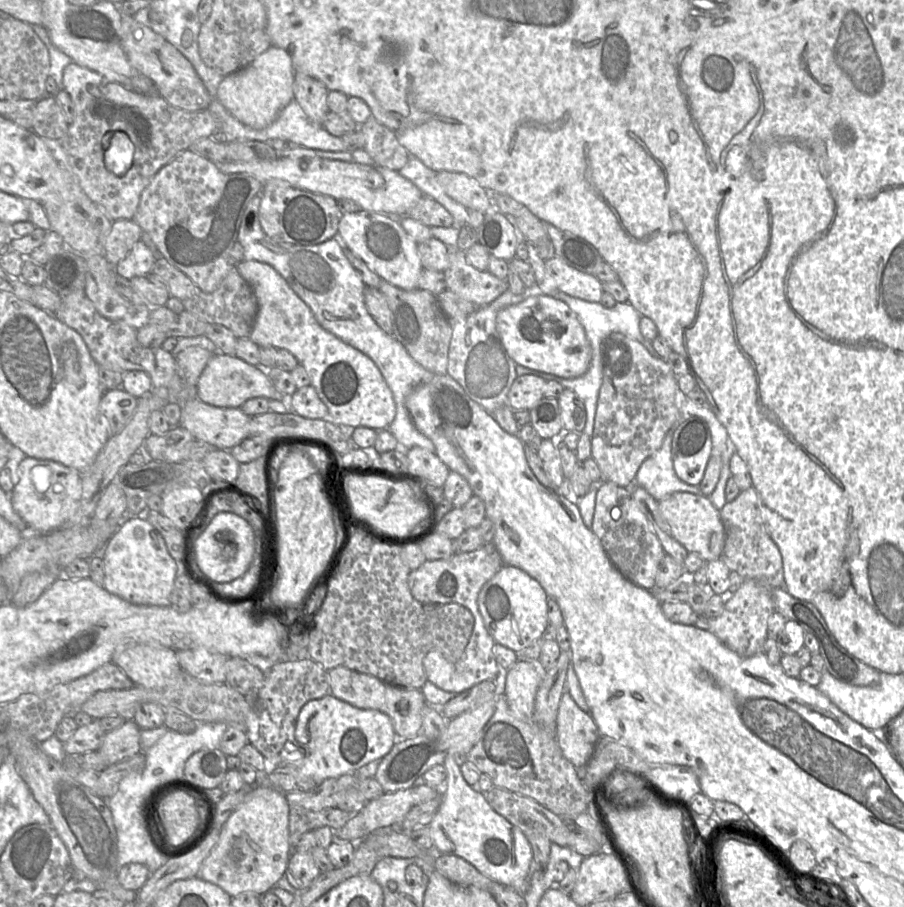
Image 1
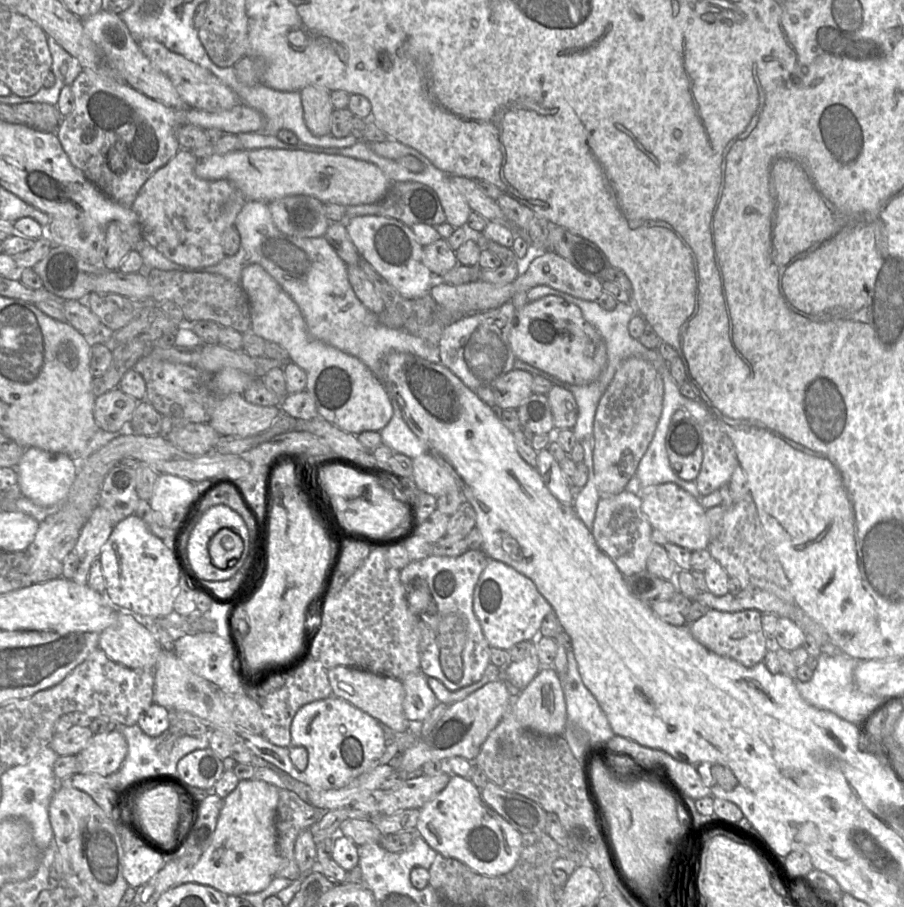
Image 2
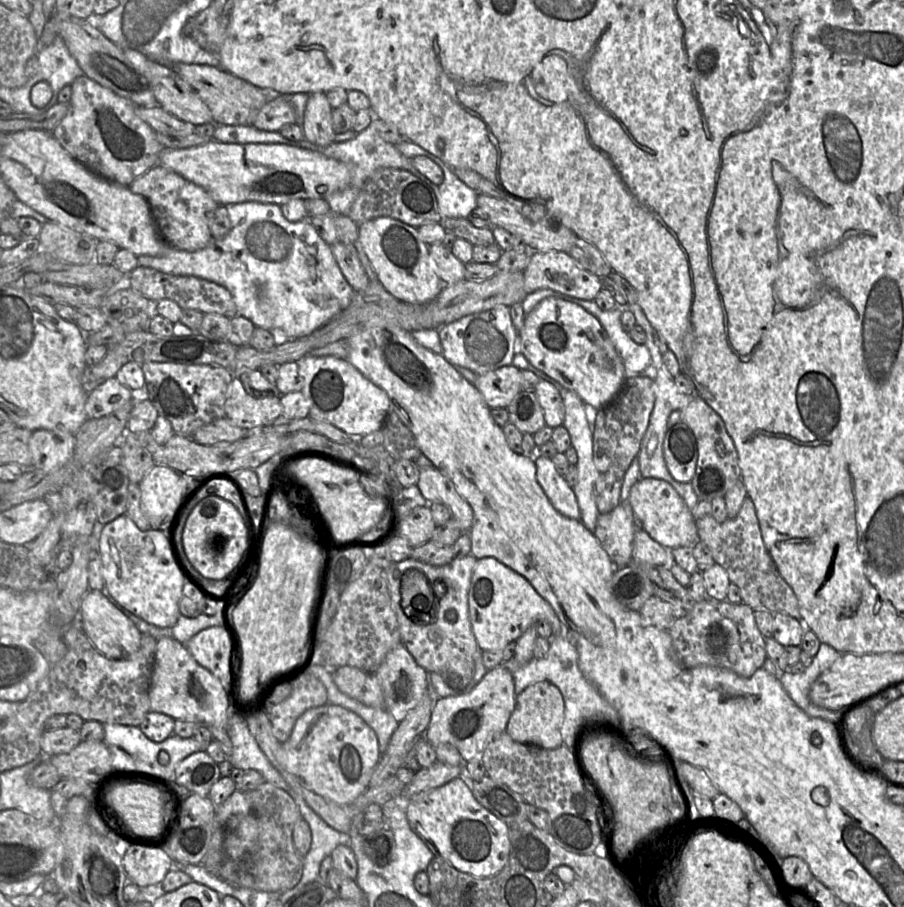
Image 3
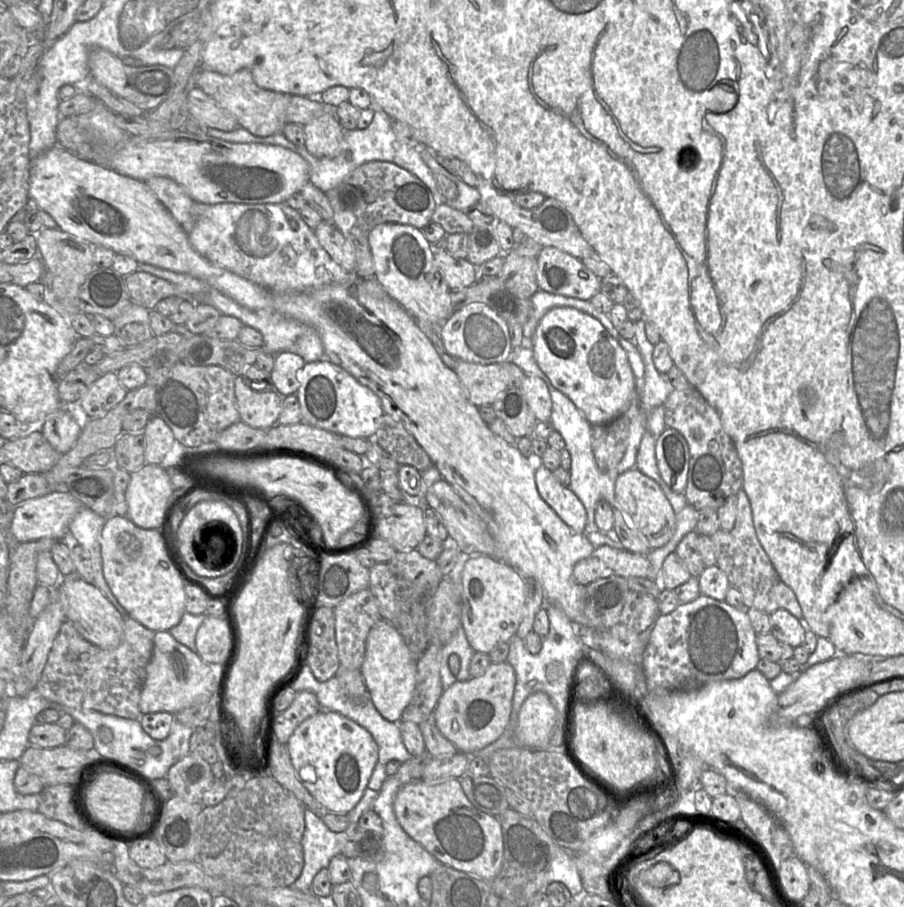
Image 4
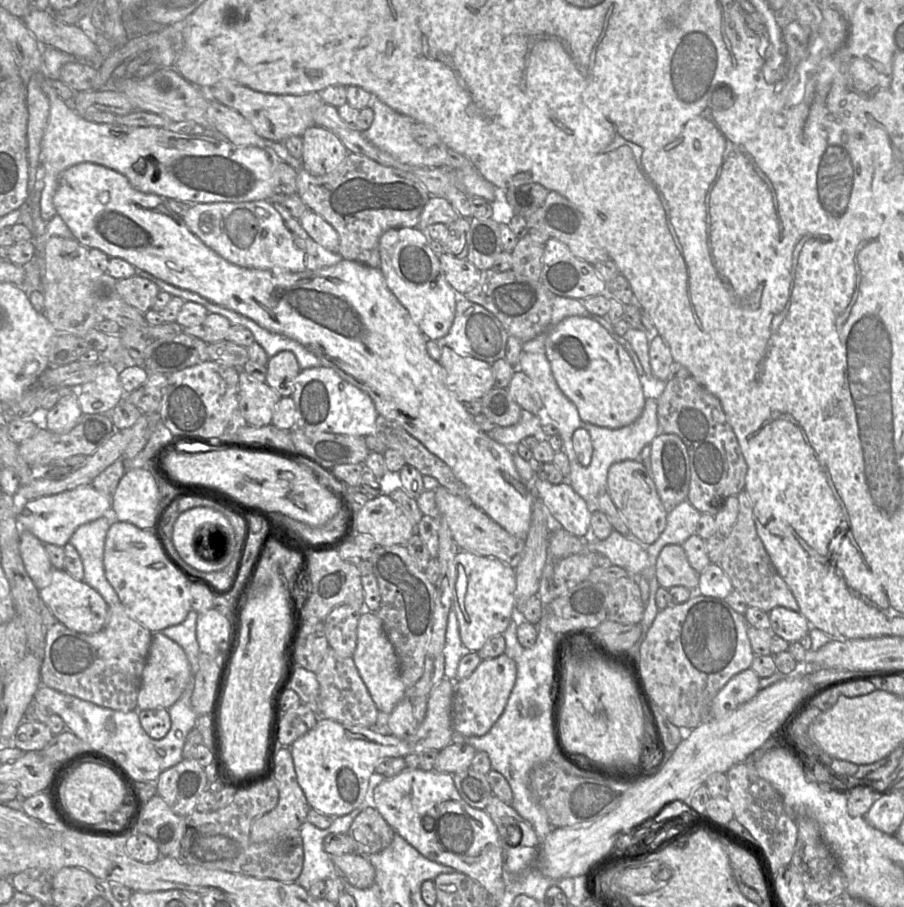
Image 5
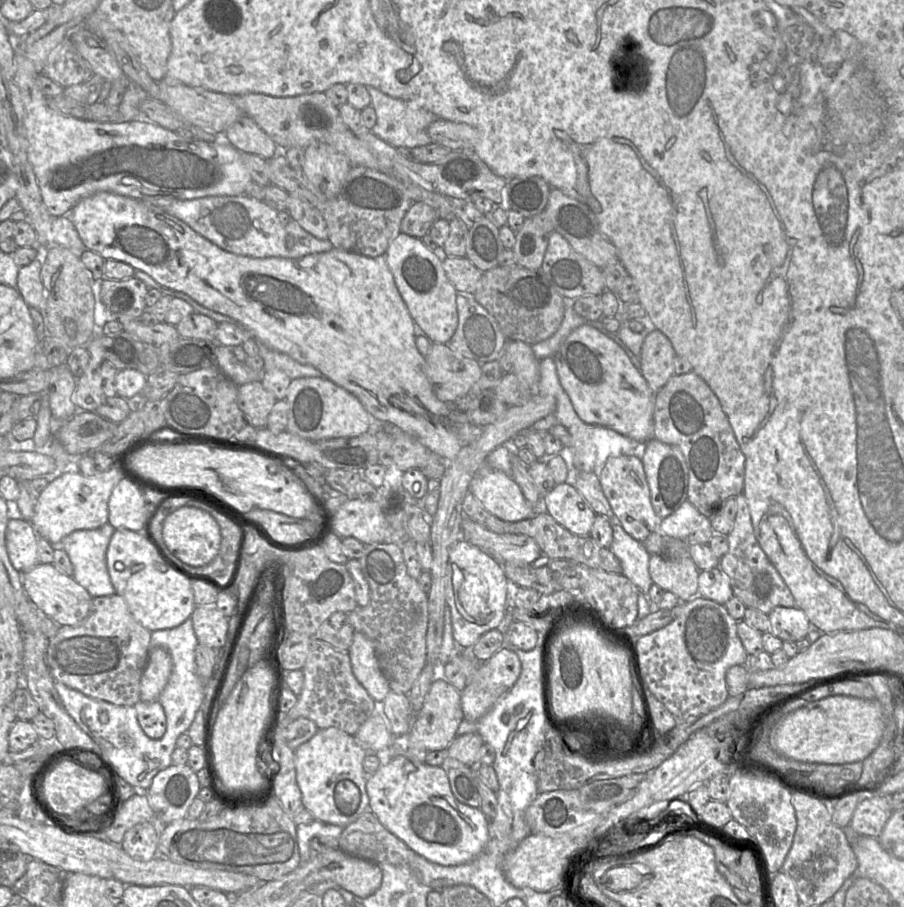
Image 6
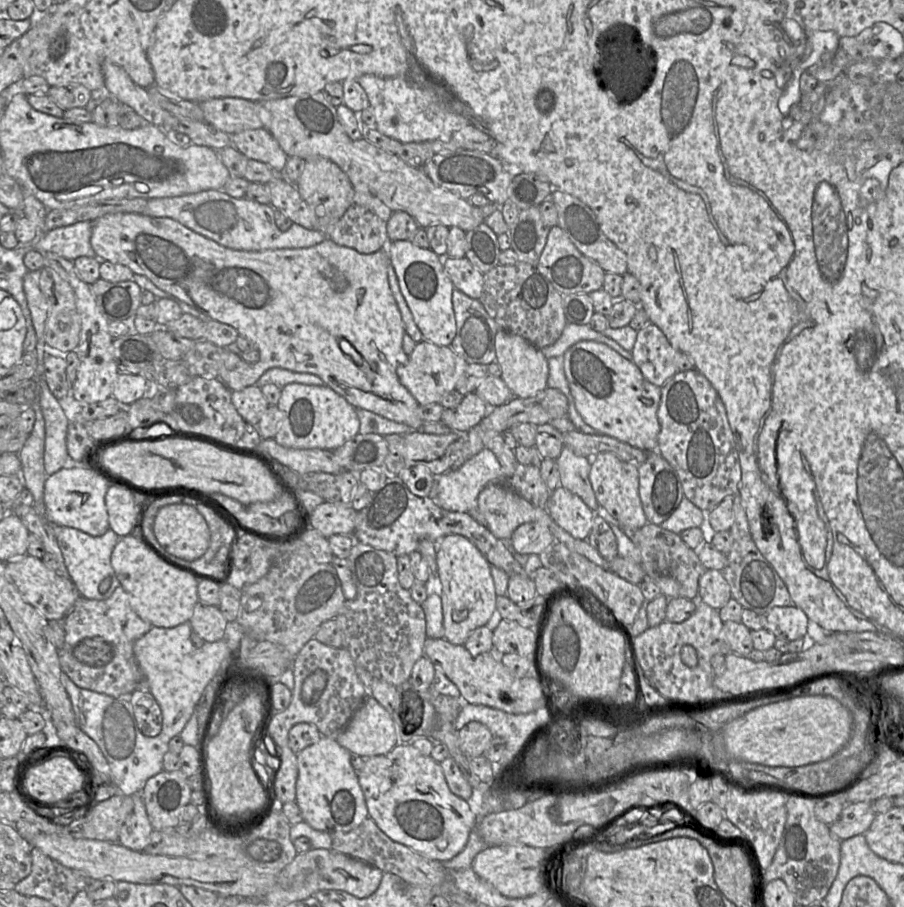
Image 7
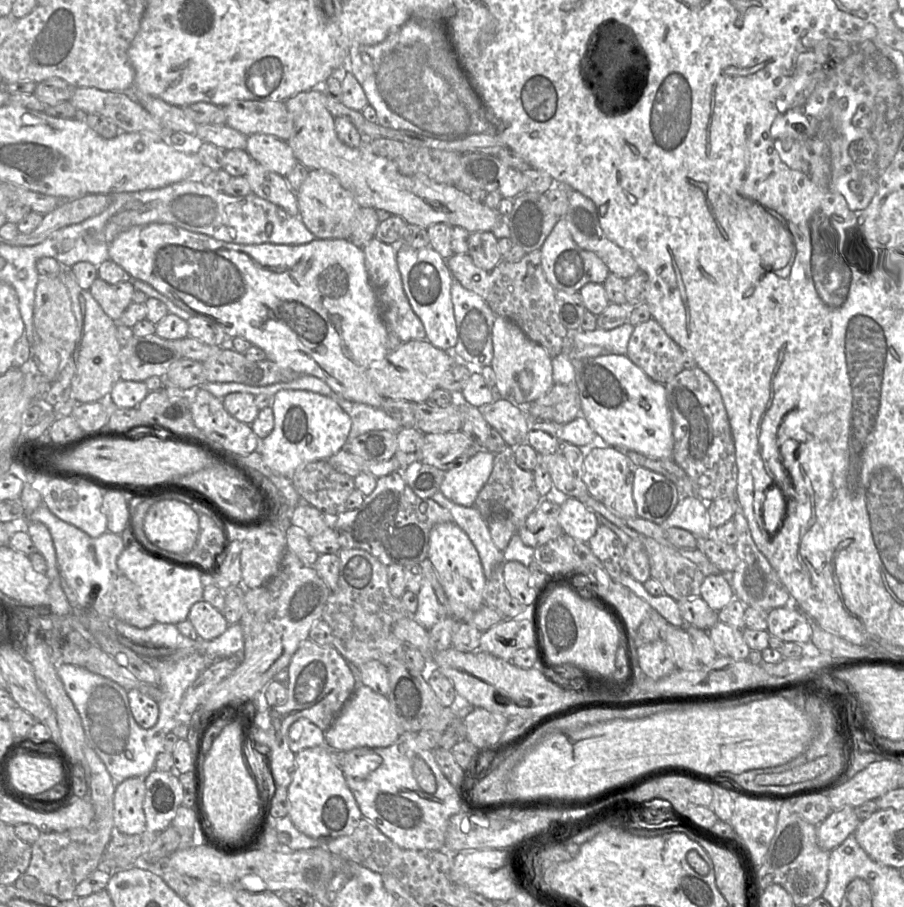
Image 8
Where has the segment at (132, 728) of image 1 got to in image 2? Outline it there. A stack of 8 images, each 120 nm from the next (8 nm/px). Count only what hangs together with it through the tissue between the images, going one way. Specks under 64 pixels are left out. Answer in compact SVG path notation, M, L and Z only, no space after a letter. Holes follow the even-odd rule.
M119 729L95 734L77 754L79 773L110 777L120 769L127 753L127 741Z

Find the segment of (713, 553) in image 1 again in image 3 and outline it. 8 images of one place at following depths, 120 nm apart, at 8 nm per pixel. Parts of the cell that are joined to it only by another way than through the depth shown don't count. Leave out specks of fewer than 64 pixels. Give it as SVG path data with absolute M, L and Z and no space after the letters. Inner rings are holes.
M640 478L631 488L630 504L637 524L655 541L668 550L694 547L700 540L696 520L678 492L667 481L658 478Z

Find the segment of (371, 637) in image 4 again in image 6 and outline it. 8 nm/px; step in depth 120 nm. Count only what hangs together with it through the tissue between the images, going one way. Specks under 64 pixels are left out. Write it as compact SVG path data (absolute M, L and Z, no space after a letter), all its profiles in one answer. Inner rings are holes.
M354 632L348 650L352 672L375 702L382 702L390 692L376 654L373 642L360 632Z

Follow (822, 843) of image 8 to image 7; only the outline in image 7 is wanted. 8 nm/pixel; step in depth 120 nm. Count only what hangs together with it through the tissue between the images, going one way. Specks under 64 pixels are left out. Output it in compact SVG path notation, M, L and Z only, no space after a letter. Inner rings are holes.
M871 802L847 803L839 818L829 825L830 832L840 841L864 834L875 816Z

